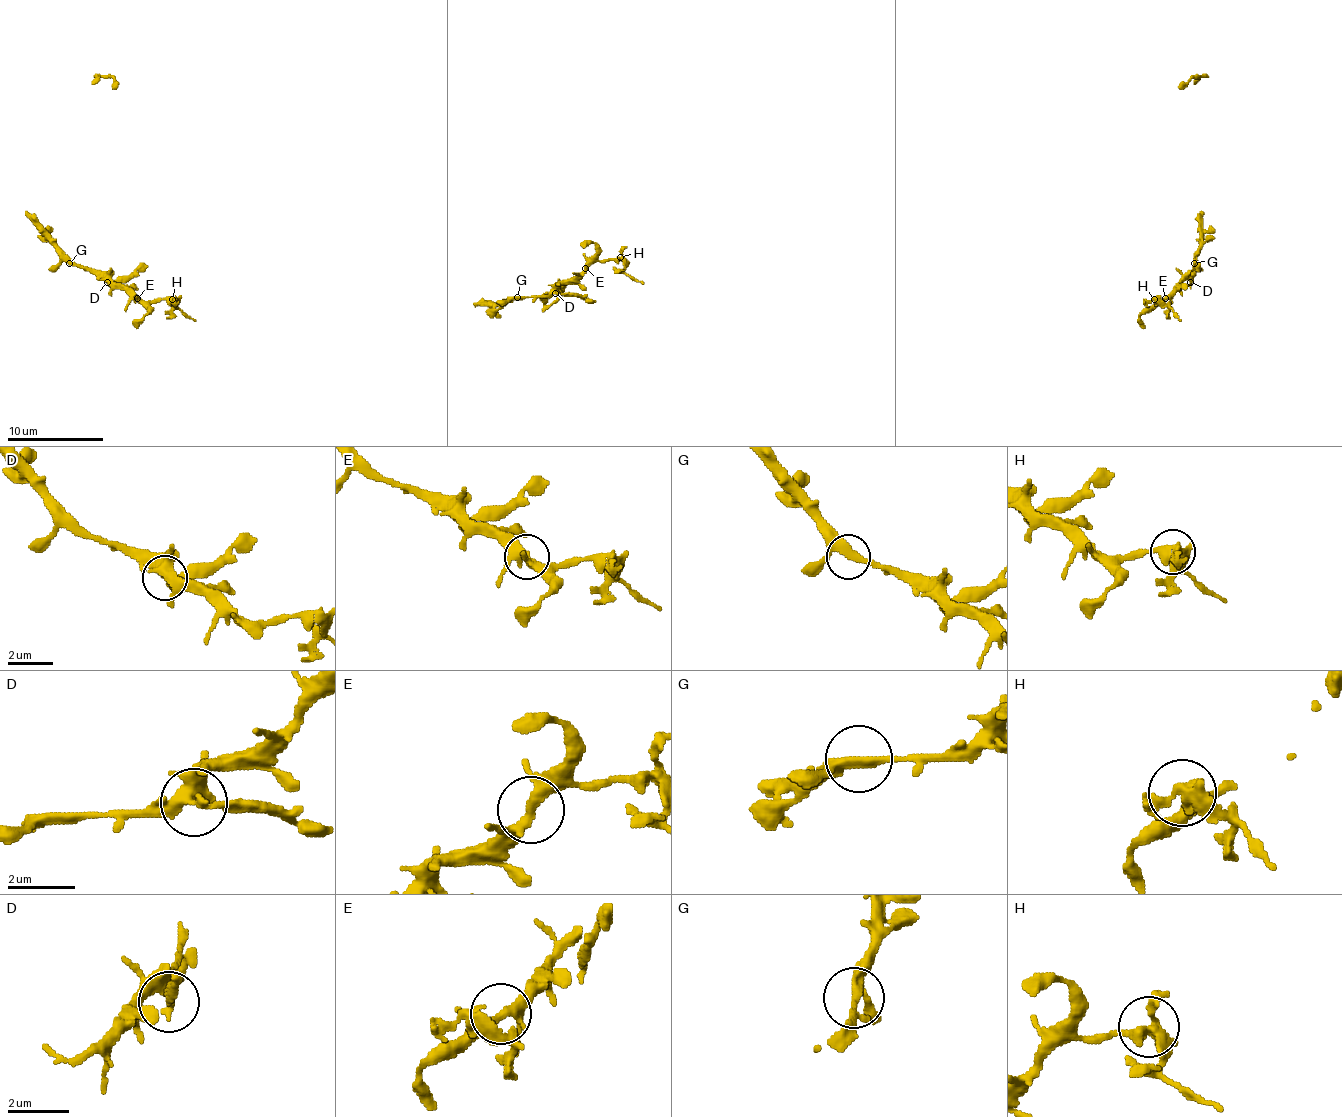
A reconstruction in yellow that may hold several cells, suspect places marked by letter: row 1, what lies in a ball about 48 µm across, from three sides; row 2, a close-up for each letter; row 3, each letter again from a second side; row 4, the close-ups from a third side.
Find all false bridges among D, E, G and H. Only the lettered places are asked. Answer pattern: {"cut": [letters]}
{"cut": ["D", "H"]}

